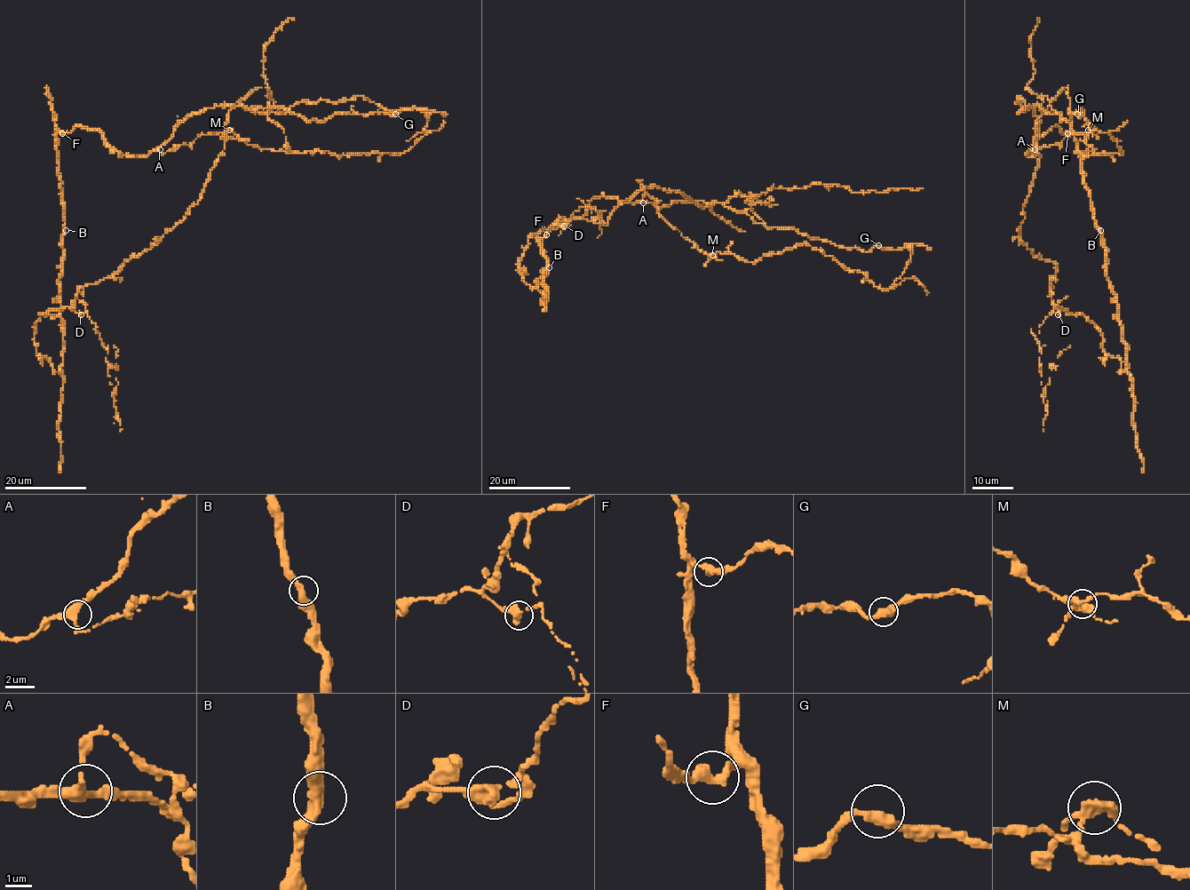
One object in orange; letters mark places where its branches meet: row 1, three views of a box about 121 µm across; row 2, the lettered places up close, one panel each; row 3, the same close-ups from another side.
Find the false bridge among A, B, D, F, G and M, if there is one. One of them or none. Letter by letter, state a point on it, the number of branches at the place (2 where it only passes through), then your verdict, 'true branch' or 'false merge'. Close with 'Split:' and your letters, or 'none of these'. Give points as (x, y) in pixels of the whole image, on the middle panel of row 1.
A: at (643, 202); 2 branches meet; true branch
B: at (549, 267); 2 branches meet; true branch
D: at (564, 226); 2 branches meet; false merge
F: at (546, 234); 2 branches meet; true branch
G: at (878, 245); 2 branches meet; true branch
M: at (712, 255); 2 branches meet; true branch
Split: D

